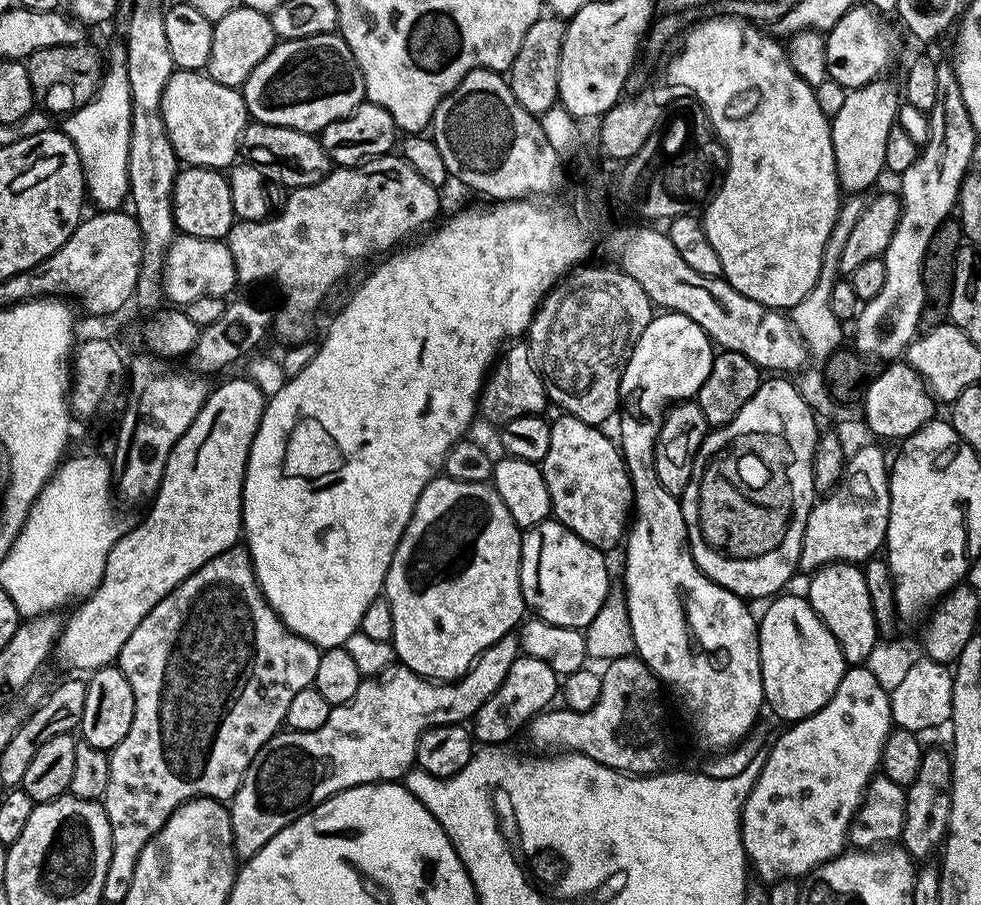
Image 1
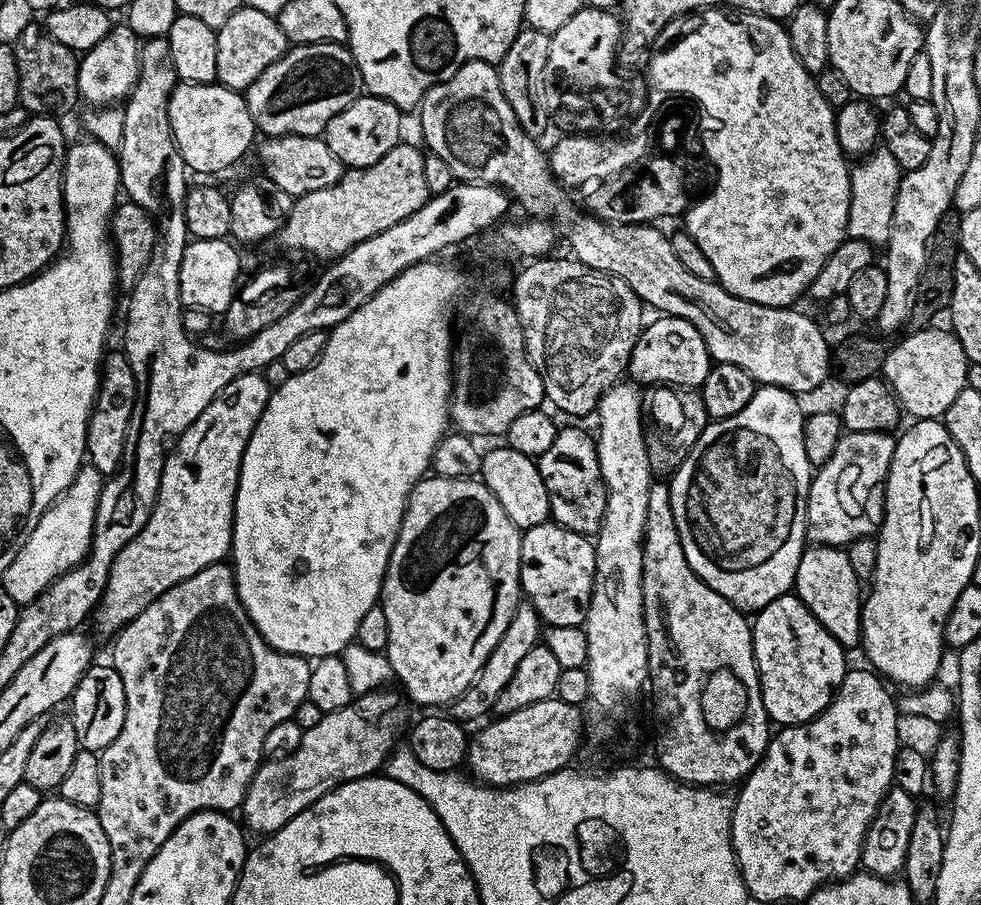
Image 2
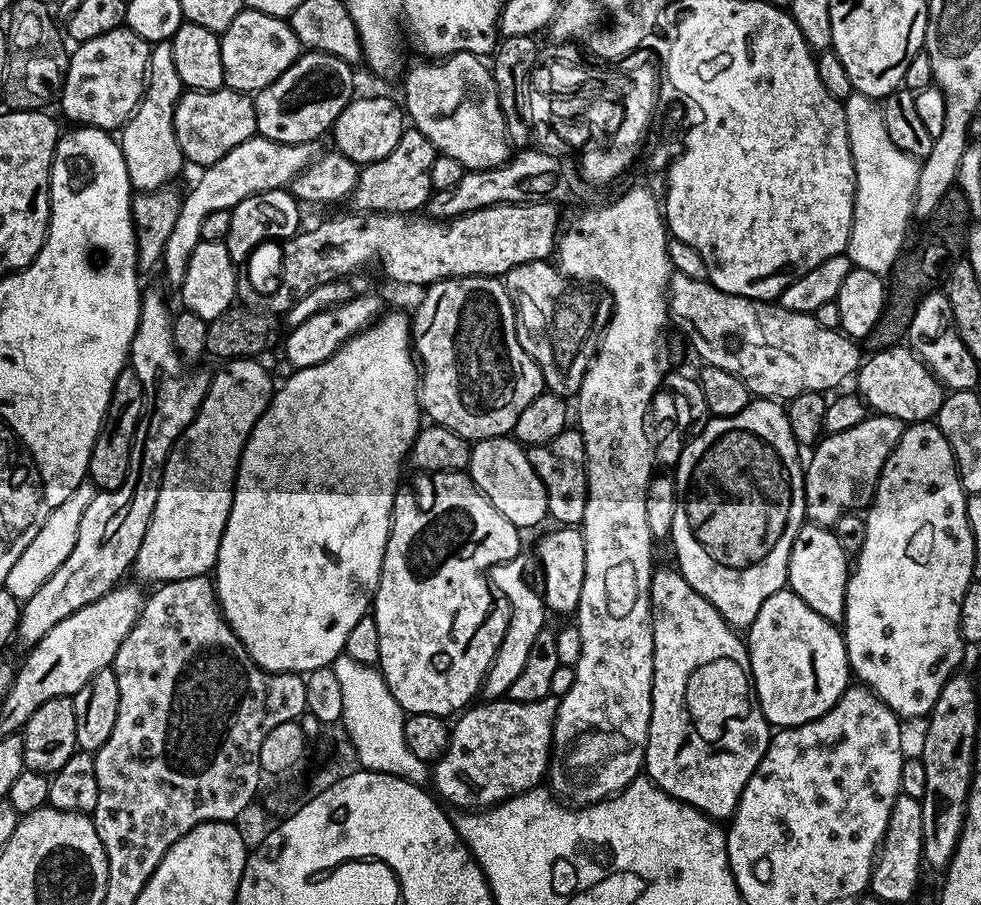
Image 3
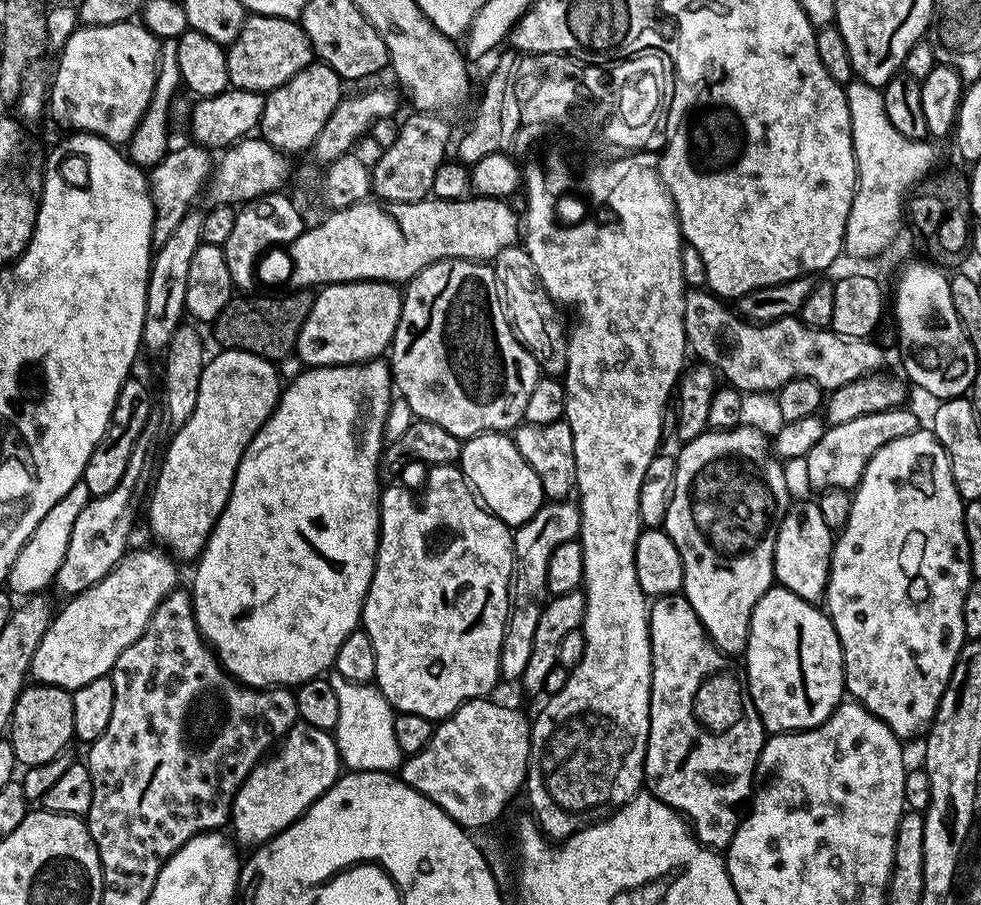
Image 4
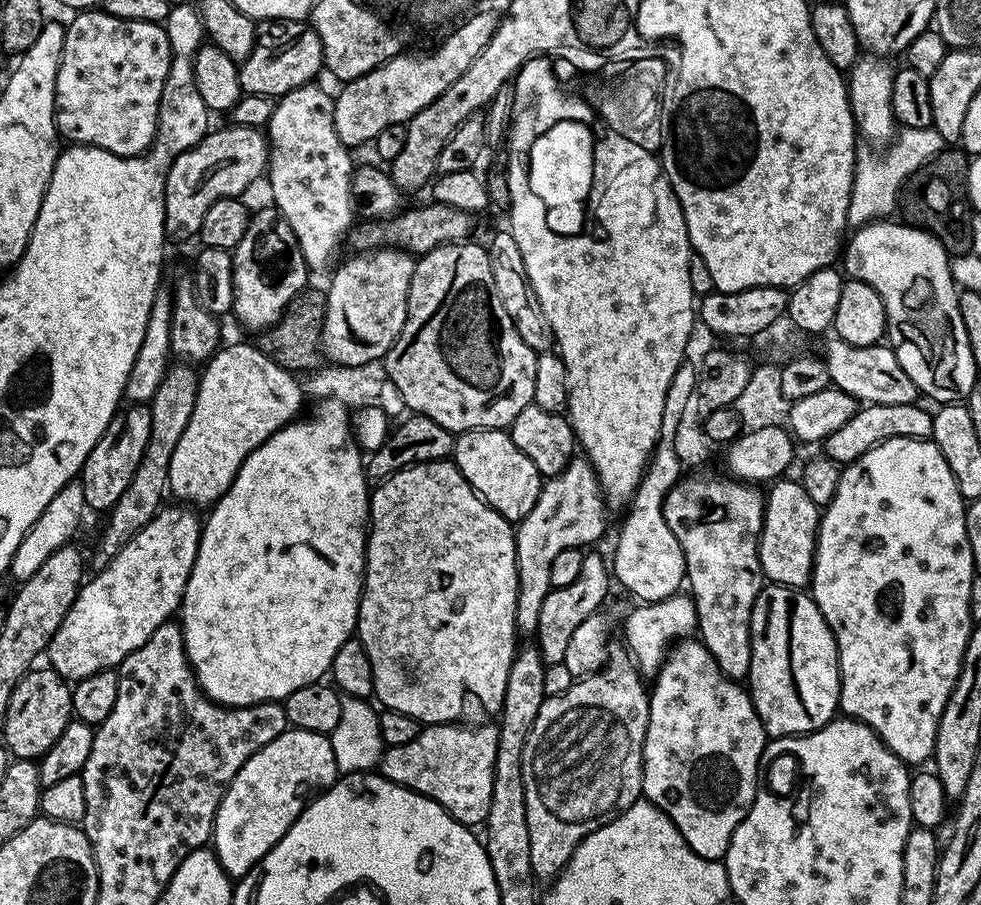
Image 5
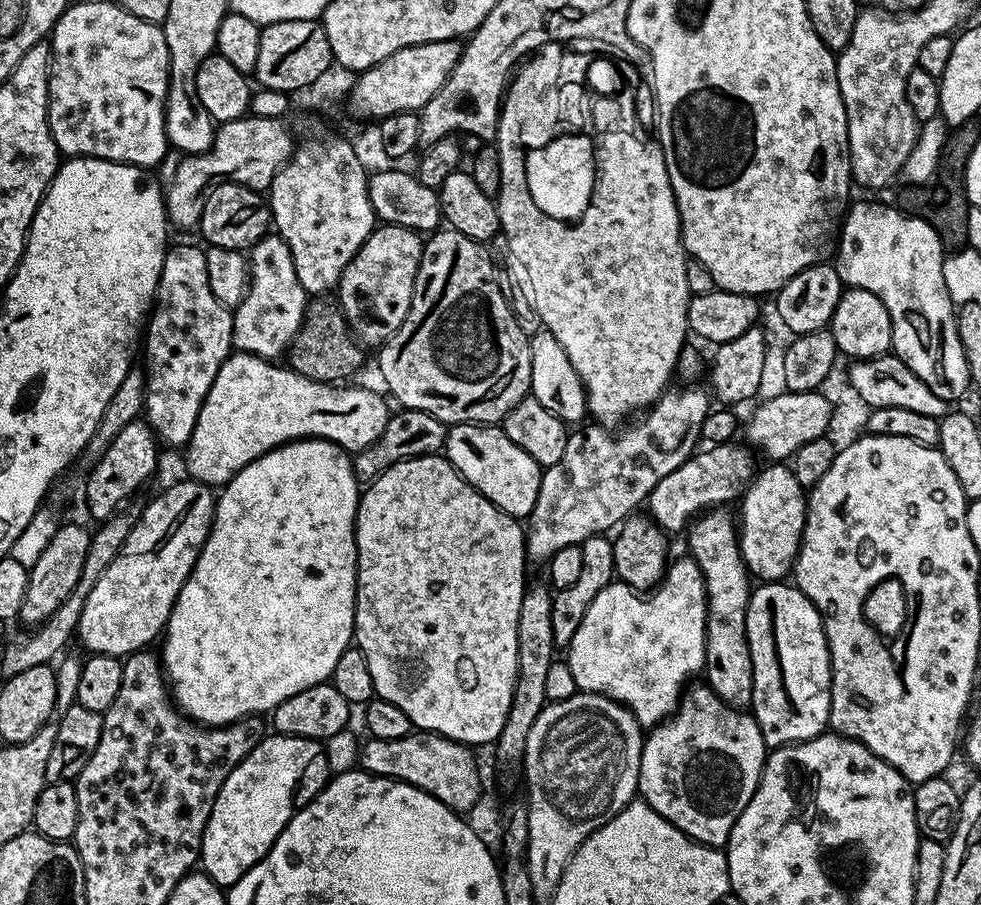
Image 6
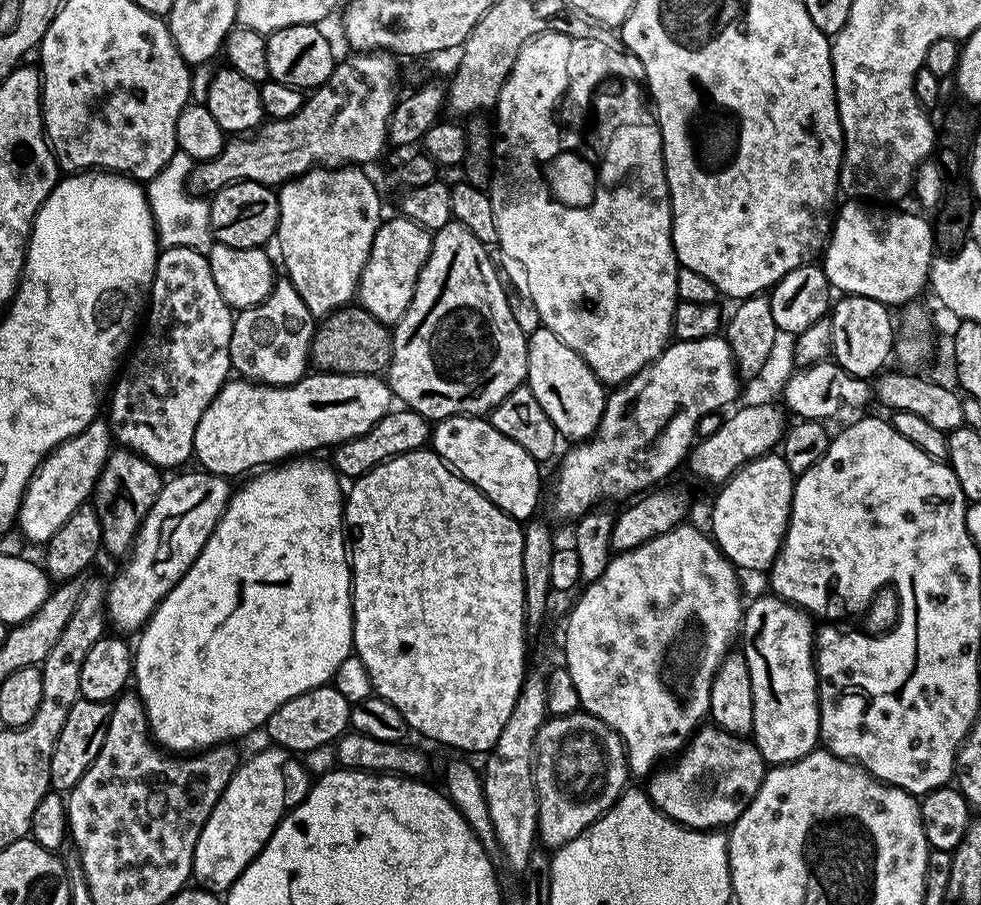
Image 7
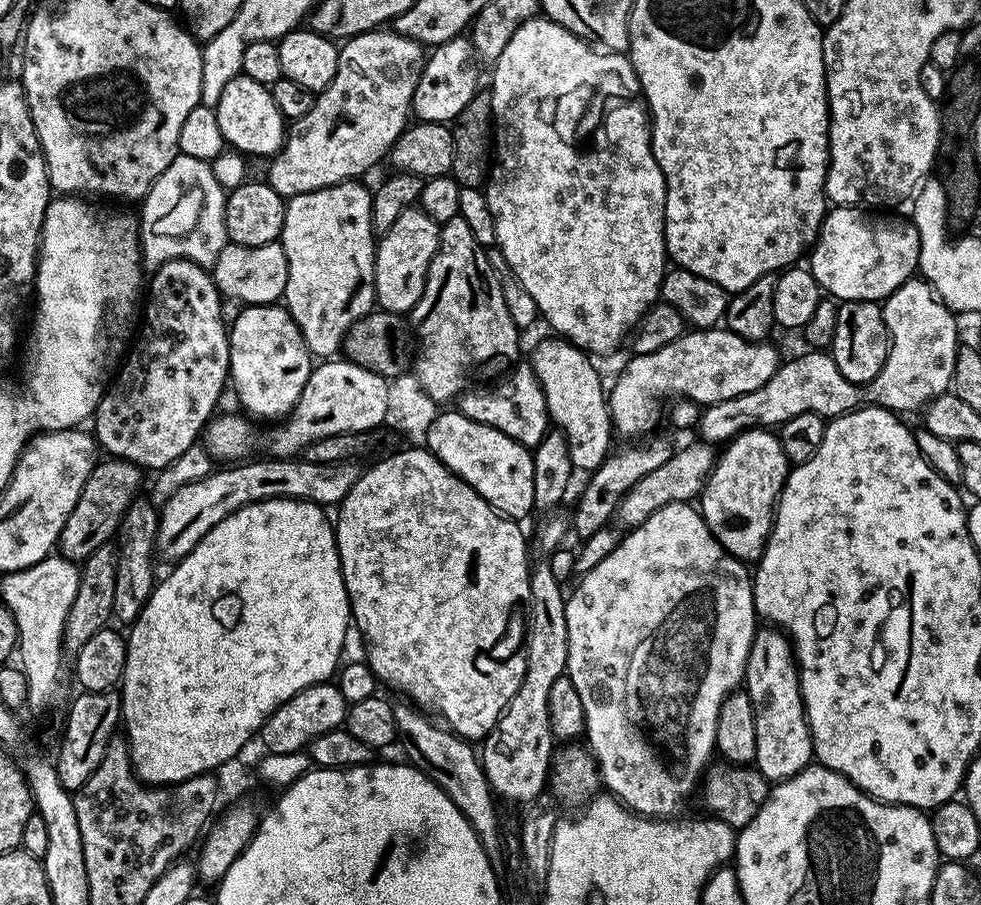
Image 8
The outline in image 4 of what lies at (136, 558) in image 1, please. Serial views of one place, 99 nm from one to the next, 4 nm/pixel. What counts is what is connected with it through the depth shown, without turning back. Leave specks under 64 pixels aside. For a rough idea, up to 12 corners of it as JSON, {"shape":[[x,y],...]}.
{"shape":[[220,350],[159,461],[153,534],[195,561],[282,391]]}

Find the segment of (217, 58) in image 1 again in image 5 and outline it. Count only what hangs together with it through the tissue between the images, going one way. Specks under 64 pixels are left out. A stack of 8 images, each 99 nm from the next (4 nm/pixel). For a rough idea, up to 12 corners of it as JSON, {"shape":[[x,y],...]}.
{"shape":[[262,20],[239,65],[250,96],[313,83],[322,42],[304,20]]}

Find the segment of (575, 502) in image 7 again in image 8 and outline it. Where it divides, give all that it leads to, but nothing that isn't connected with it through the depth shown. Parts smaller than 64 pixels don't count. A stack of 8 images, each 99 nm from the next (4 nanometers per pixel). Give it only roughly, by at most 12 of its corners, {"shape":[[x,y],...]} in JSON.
{"shape":[[724,326],[633,355],[607,393],[615,435],[657,431],[699,406],[765,386],[775,343]]}

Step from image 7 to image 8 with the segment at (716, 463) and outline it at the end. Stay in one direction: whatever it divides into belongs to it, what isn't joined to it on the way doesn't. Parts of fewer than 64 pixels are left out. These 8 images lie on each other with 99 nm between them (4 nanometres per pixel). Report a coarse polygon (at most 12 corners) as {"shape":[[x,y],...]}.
{"shape":[[677,447],[620,499],[615,519],[637,528],[662,506],[695,501],[717,449]]}

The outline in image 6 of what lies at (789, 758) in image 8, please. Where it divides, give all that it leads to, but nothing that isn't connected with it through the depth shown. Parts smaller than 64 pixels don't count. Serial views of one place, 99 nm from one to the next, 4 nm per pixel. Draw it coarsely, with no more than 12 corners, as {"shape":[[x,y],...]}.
{"shape":[[788,582],[751,589],[750,712],[774,749],[825,735],[824,617]]}

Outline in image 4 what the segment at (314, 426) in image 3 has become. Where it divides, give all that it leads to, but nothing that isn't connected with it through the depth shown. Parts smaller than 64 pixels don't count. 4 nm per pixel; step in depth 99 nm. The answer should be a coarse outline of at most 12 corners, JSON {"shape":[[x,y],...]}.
{"shape":[[305,367],[195,561],[198,630],[299,686],[361,623],[392,370]]}

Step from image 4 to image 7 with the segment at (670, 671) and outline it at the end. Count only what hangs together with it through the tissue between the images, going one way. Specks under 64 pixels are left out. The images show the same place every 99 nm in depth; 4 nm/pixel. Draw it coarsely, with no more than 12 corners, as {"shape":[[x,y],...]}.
{"shape":[[697,728],[652,803],[677,824],[724,830],[766,771],[751,739]]}

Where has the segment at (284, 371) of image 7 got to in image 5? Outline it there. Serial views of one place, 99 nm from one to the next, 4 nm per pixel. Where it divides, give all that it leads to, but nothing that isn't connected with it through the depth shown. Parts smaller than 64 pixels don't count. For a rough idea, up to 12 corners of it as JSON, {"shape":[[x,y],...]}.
{"shape":[[274,206],[231,249],[231,315],[252,334],[309,287],[294,230]]}

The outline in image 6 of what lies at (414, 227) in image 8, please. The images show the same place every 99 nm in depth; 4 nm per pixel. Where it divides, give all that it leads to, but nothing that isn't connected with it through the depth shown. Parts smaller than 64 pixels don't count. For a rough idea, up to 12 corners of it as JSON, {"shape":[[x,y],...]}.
{"shape":[[381,223],[338,299],[361,345],[383,346],[410,310],[424,240]]}

